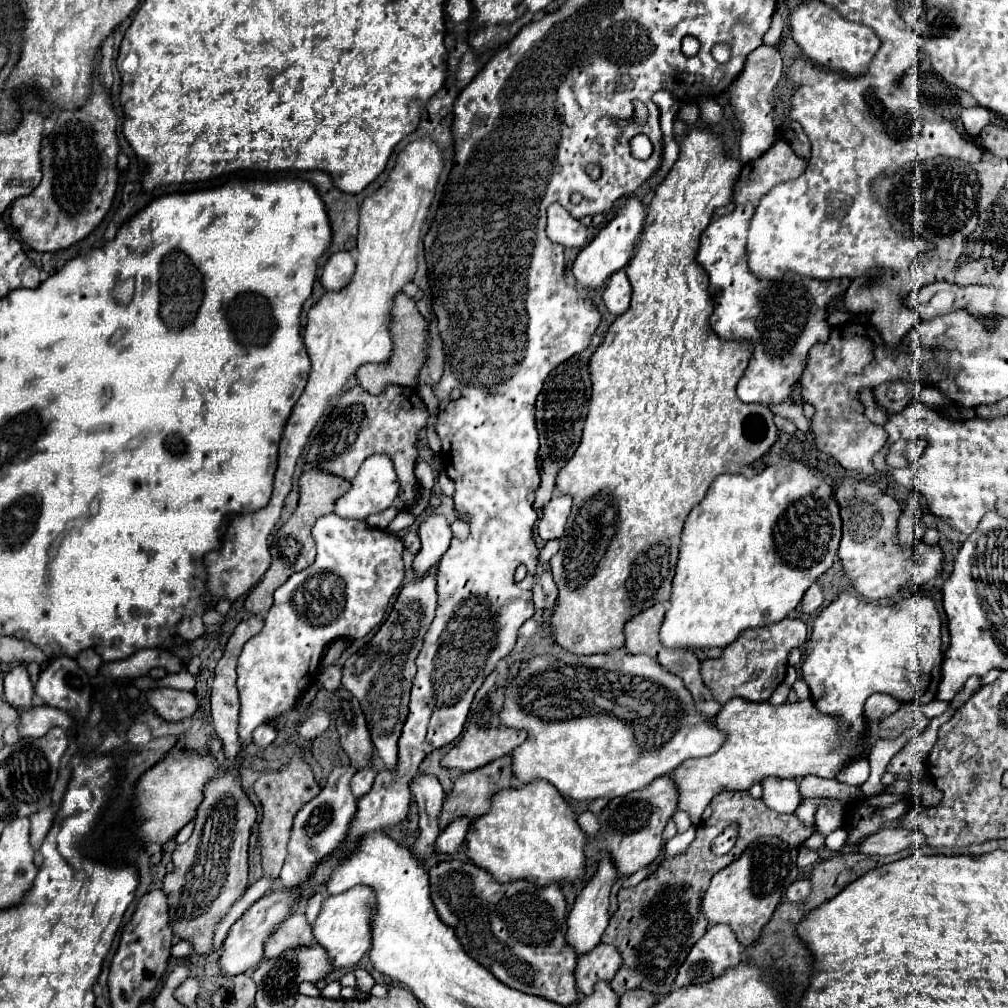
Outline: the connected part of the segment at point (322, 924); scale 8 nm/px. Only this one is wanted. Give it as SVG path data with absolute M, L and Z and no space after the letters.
M355 886L339 896L327 896L323 900L321 912L317 920L313 922L313 936L327 950L329 962L335 966L335 970L353 968L369 950L371 946L369 916L371 914L373 914L373 890L369 890L367 886Z

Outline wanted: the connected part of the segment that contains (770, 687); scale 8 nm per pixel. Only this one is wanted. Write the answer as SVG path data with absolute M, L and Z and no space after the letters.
M785 618L771 626L749 628L739 634L735 642L723 648L719 658L701 660L701 676L719 704L725 704L733 696L741 696L751 702L767 702L775 688L783 682L787 670L787 654L793 648L801 648L807 638L807 628L801 620Z

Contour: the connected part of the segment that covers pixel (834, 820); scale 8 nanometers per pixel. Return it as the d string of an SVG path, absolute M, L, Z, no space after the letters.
M827 798L827 800L823 800L823 802L817 806L817 812L815 812L817 830L823 832L825 836L827 836L829 832L833 832L835 828L843 826L843 818L845 818L845 804L839 802L839 800Z

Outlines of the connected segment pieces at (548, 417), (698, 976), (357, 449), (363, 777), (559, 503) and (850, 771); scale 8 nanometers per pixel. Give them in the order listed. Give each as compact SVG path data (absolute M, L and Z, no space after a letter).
M599 336L591 338L591 344L577 356L569 358L569 362L563 362L549 374L549 378L543 384L541 394L537 396L537 430L539 430L539 470L541 470L541 486L537 490L535 498L535 510L541 510L553 496L555 496L555 478L559 470L573 458L579 440L583 422L587 416L587 404L591 398L591 380L589 380L589 358L601 344Z
M727 924L711 926L705 936L691 948L677 972L675 986L705 984L719 978L727 968L741 962L741 944Z
M391 384L379 396L373 396L361 386L353 386L335 402L321 432L311 442L311 448L307 452L307 466L315 466L321 472L353 480L369 456L385 454L393 460L401 484L399 498L403 500L403 508L409 510L421 494L421 486L415 478L415 462L419 456L415 444L419 430L427 424L427 418L429 412L415 388Z
M369 768L369 770L357 772L357 774L351 778L351 792L353 792L353 796L355 796L357 800L359 800L363 794L367 794L367 792L371 790L375 774L377 774L377 772L375 772L373 768Z
M555 496L547 506L545 506L545 514L541 516L537 530L539 536L547 542L553 538L561 538L563 530L565 530L565 522L569 518L571 512L571 502L569 496Z
M857 760L855 764L849 764L845 770L841 770L835 778L843 784L861 786L869 778L869 762L867 760Z

